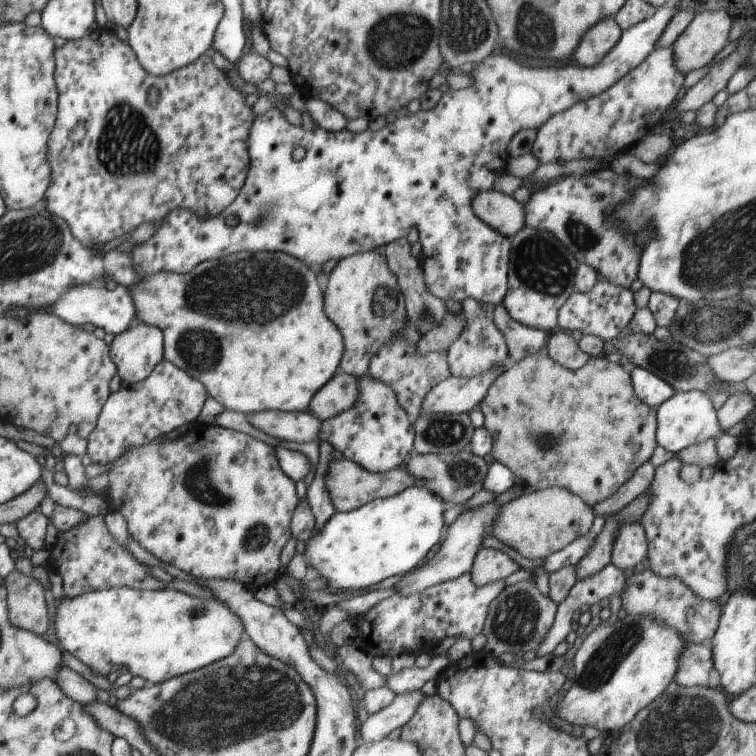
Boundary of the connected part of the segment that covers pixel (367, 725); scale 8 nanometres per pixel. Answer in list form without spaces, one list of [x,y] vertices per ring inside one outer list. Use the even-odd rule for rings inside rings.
[[[422,690],[395,695],[390,706],[386,706],[376,714],[369,714],[361,724],[360,734],[363,740],[370,743],[386,739],[392,730],[402,728],[416,714],[416,710],[426,697]]]

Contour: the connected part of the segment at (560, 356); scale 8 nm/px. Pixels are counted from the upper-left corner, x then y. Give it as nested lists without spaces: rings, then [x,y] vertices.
[[[567,331],[550,336],[550,340],[548,340],[548,356],[568,370],[582,368],[591,357],[578,348],[577,341]]]

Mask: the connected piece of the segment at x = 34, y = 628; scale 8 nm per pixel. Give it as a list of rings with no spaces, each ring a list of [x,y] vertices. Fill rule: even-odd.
[[[14,569],[6,577],[6,586],[9,588],[10,622],[20,630],[46,634],[50,620],[42,584]]]

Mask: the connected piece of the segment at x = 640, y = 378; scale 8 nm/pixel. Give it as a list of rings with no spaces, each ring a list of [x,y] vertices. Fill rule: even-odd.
[[[631,365],[629,373],[632,377],[634,392],[648,406],[656,409],[662,402],[674,396],[674,388],[649,370]]]

